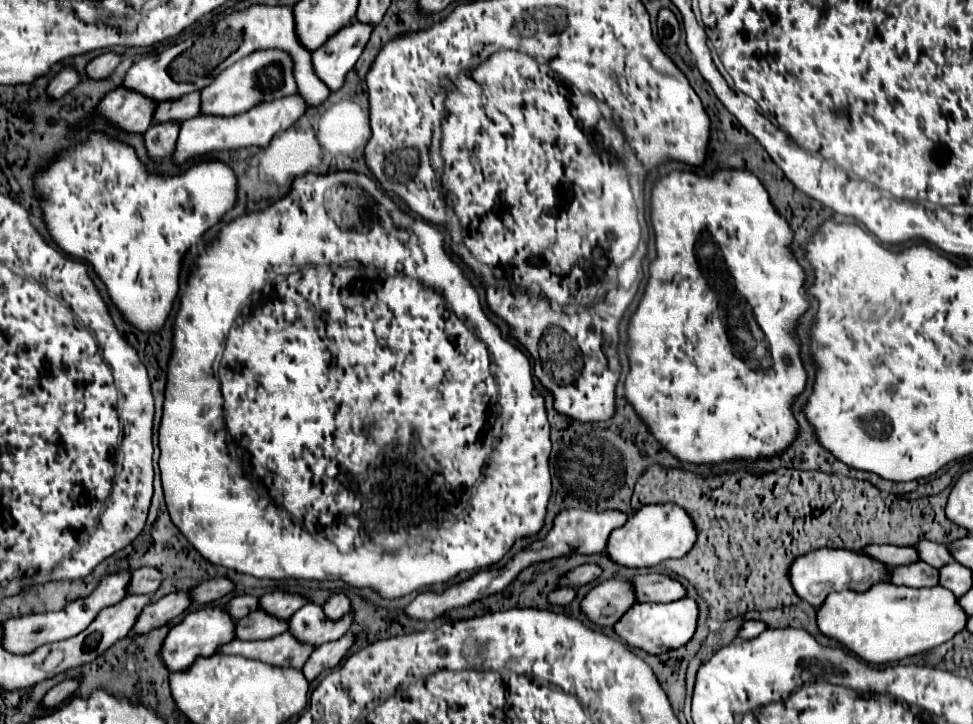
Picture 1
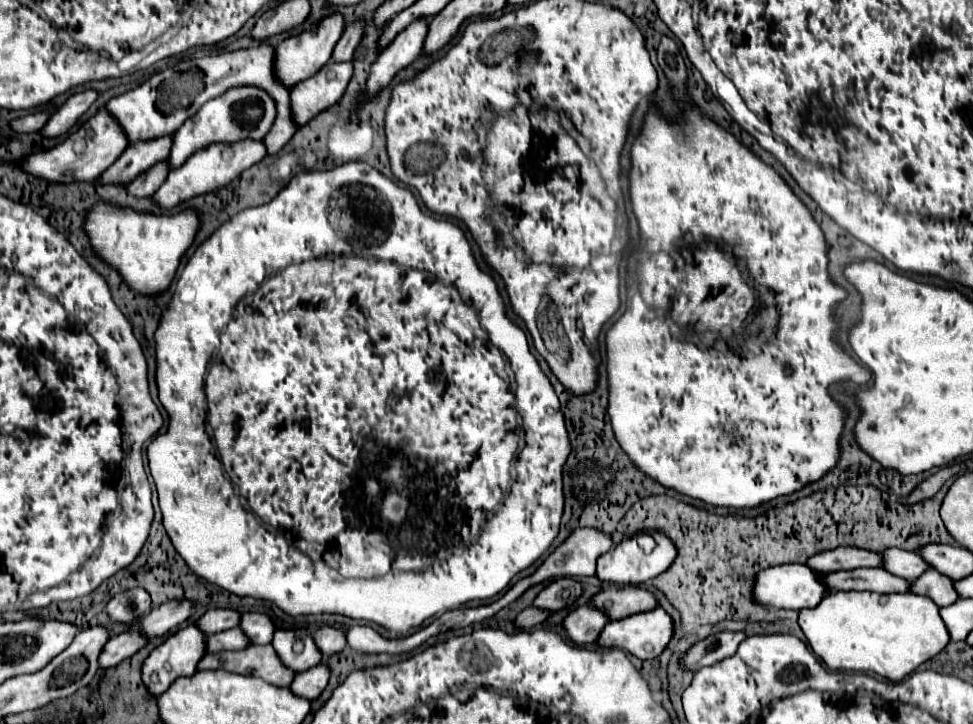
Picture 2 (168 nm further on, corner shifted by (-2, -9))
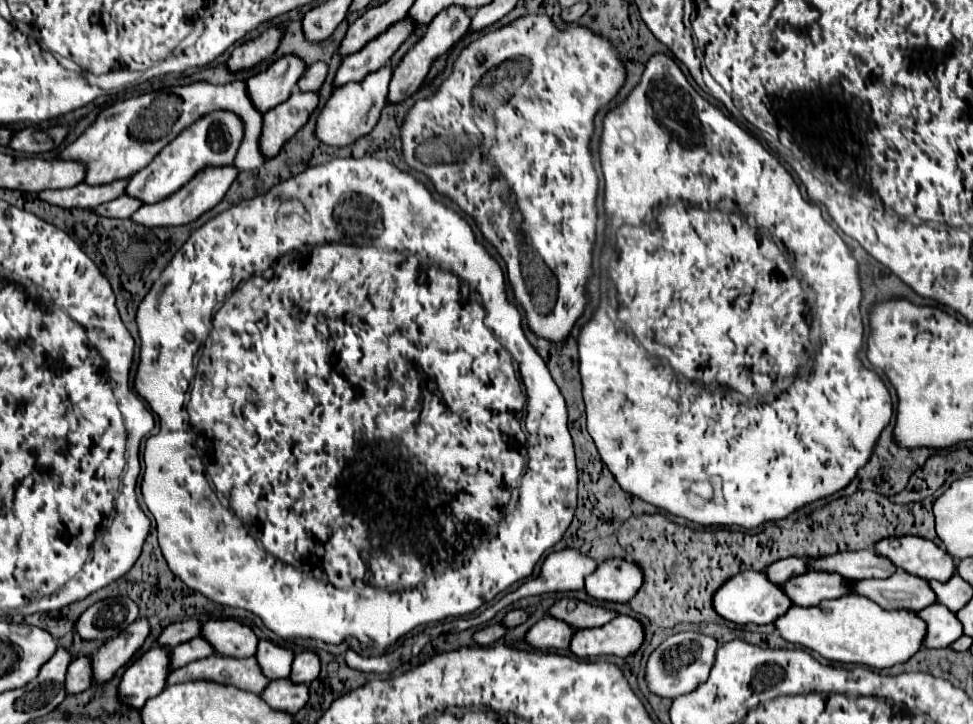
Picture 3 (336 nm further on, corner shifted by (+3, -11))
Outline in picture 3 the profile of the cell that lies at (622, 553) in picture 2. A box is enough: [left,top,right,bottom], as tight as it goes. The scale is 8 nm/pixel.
[585,559,643,603]

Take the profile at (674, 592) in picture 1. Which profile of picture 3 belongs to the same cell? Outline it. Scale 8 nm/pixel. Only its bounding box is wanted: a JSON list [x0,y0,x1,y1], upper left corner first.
[549,597,615,629]

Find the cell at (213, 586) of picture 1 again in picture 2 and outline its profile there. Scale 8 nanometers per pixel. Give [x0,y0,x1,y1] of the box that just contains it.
[140,599,194,639]

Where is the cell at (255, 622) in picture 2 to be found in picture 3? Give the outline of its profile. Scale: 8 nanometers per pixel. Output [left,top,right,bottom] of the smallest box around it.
[201,619,257,659]

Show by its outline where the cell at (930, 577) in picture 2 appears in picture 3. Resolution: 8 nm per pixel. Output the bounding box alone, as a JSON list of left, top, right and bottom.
[849,571,935,611]

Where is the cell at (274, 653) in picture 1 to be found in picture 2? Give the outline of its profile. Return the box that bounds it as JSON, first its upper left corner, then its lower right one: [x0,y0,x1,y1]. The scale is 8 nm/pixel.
[198,645,296,687]

